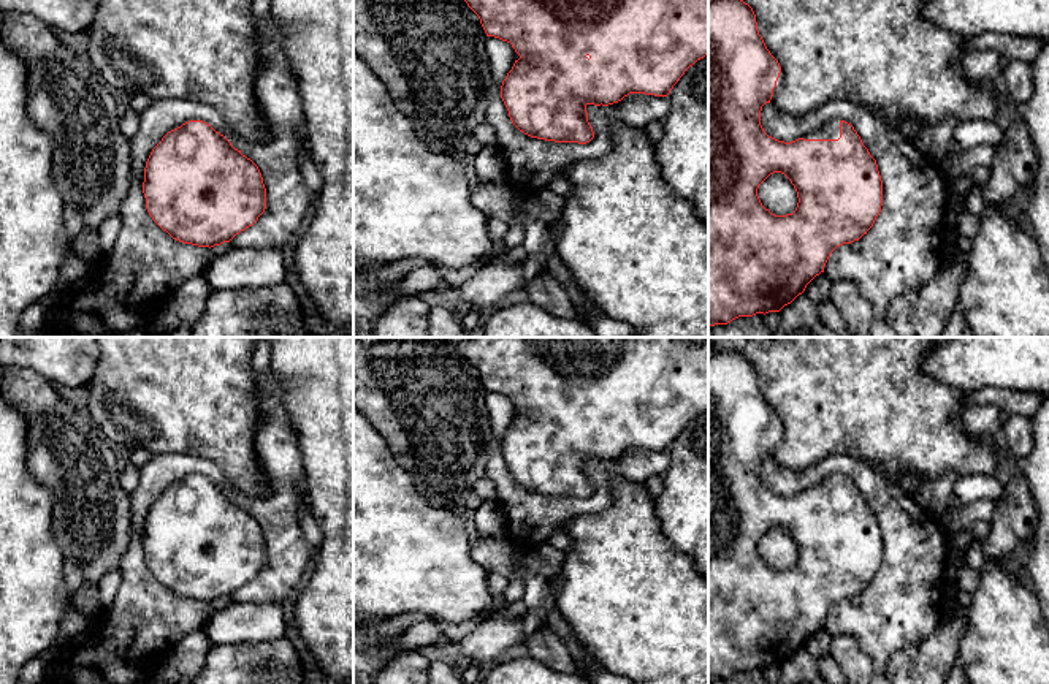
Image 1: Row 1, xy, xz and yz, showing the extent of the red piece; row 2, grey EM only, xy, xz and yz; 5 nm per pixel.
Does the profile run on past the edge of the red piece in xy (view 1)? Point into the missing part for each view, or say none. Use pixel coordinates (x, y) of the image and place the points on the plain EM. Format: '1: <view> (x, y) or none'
1: none

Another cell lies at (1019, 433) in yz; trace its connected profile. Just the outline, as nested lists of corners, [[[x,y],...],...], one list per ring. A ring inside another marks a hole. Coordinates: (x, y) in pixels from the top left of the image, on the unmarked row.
[[[1020,415],[1003,416],[1003,431],[1014,458],[1025,458],[1033,450],[1032,418]]]

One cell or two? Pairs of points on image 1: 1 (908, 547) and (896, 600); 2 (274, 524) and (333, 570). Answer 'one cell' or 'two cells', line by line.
1: one cell
2: two cells

